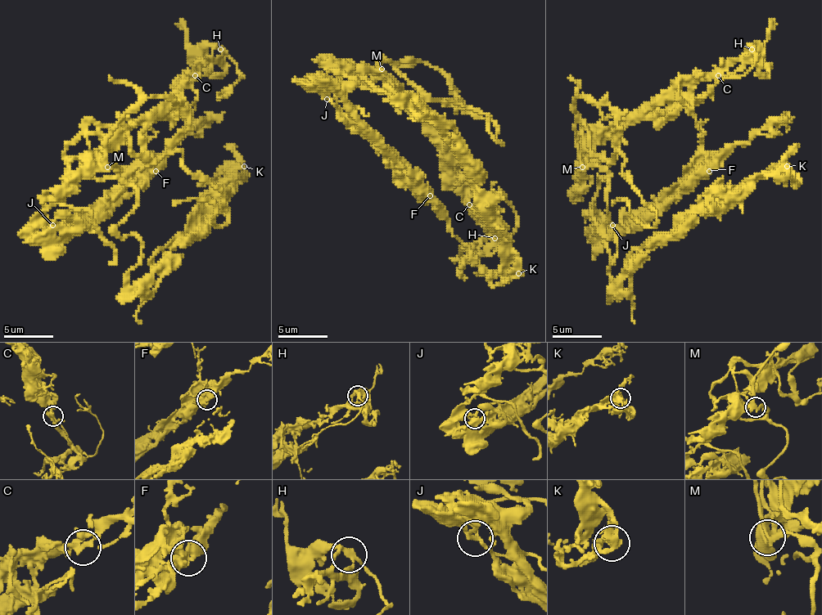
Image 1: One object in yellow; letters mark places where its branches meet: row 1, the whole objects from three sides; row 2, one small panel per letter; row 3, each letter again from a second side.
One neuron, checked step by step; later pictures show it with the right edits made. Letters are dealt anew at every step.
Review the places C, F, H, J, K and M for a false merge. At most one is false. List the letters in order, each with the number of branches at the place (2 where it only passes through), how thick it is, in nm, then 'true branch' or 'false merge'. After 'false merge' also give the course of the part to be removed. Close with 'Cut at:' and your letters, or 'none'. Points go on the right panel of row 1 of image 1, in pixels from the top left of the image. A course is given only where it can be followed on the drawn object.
C: 3 branches meet; 260 nm thick; true branch
F: 4 branches meet; 400 nm thick; true branch
H: 4 branches meet; 240 nm thick; true branch
J: 4 branches meet; 200 nm thick; true branch
K: 4 branches meet; 240 nm thick; true branch
M: 4 branches meet; 260 nm thick; true branch
Cut at: none

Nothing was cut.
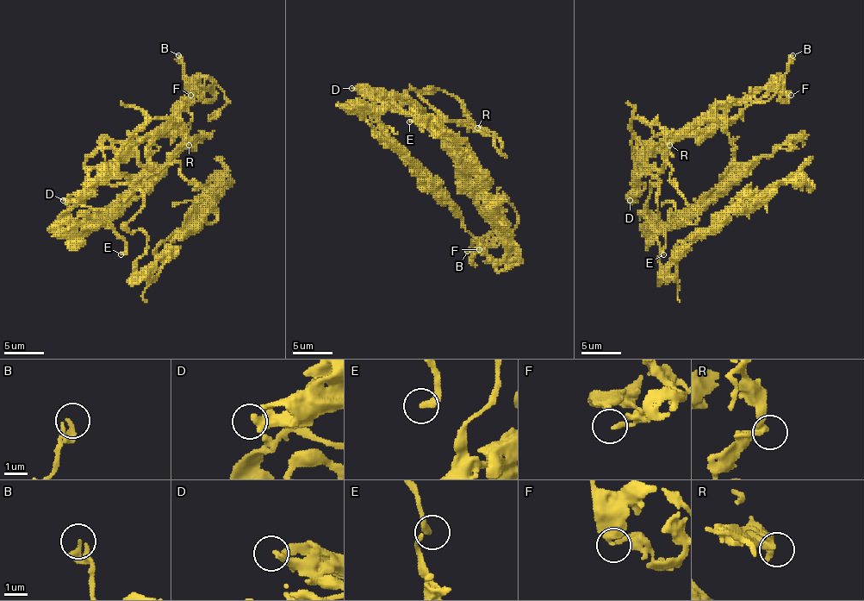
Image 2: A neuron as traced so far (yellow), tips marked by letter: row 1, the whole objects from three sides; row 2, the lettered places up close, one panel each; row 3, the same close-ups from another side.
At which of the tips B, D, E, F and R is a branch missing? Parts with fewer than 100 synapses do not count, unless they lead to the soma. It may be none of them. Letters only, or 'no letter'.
B

